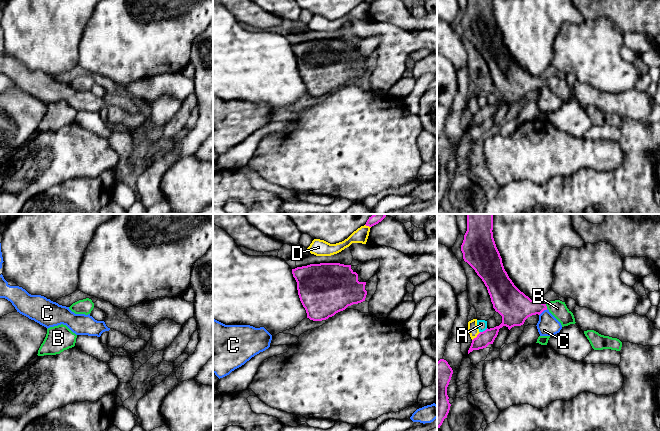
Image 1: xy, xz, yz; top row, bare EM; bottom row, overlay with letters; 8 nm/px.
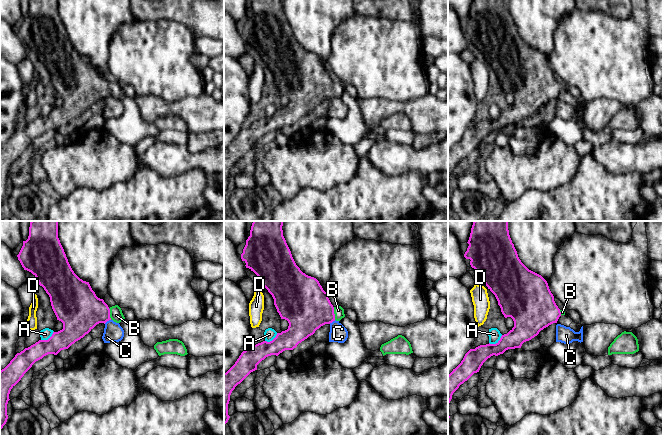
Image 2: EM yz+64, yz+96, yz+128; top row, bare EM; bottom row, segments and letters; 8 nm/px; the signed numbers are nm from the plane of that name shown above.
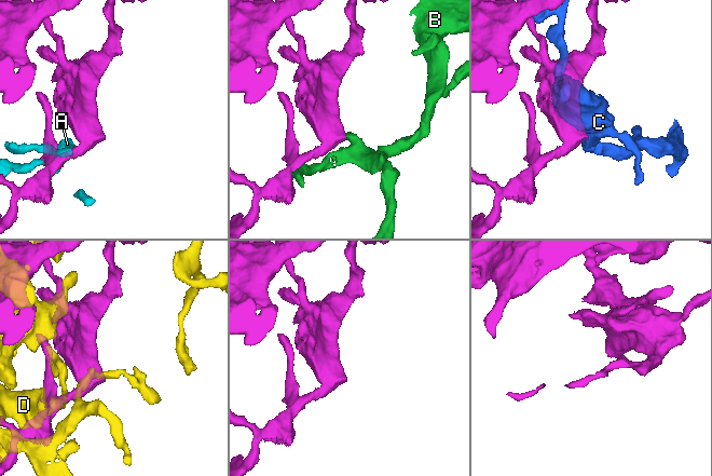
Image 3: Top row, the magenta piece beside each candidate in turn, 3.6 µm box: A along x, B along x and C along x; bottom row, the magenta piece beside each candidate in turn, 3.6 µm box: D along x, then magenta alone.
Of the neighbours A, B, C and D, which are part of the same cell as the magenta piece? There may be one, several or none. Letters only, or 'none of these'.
B

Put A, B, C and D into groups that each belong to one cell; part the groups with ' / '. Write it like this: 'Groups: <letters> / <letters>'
Groups: A / B / C / D

